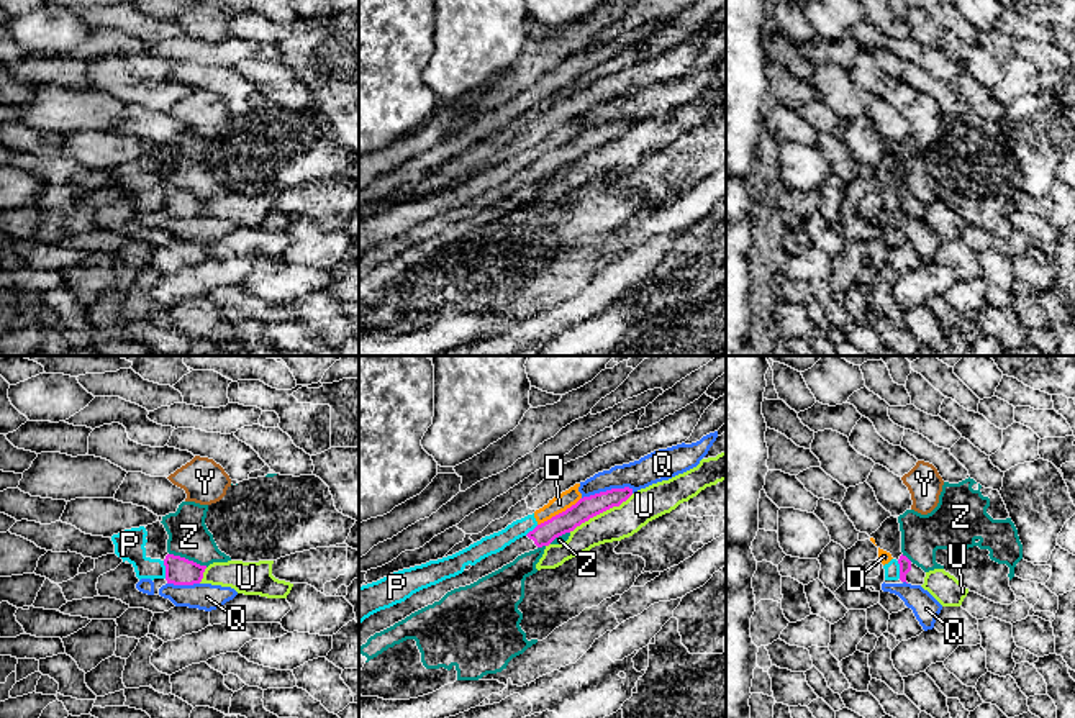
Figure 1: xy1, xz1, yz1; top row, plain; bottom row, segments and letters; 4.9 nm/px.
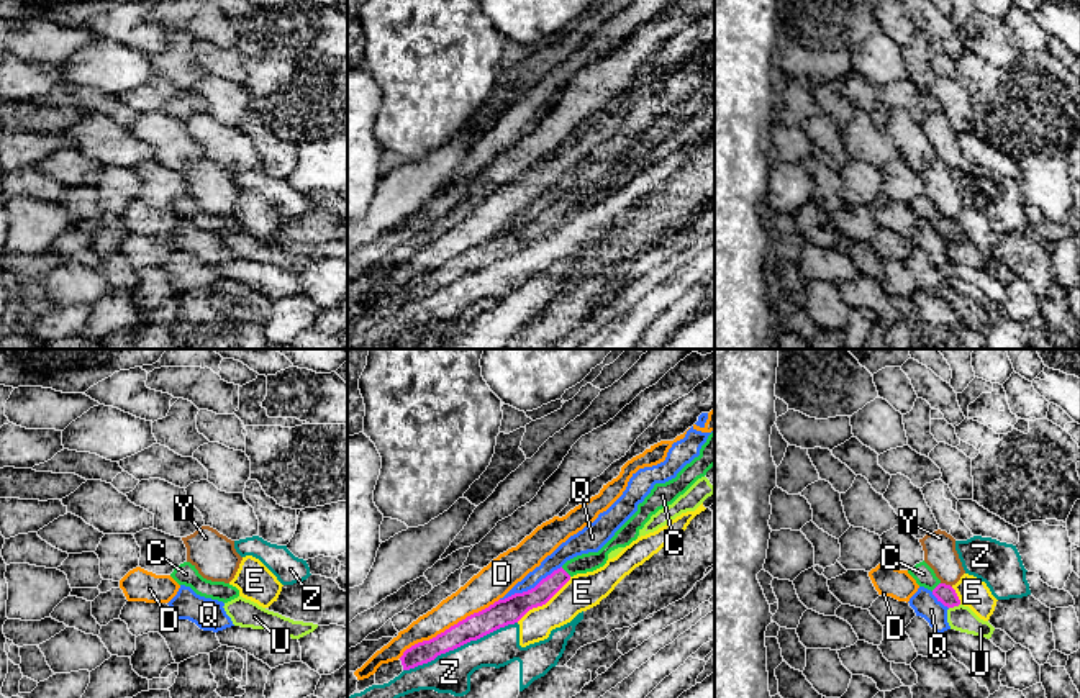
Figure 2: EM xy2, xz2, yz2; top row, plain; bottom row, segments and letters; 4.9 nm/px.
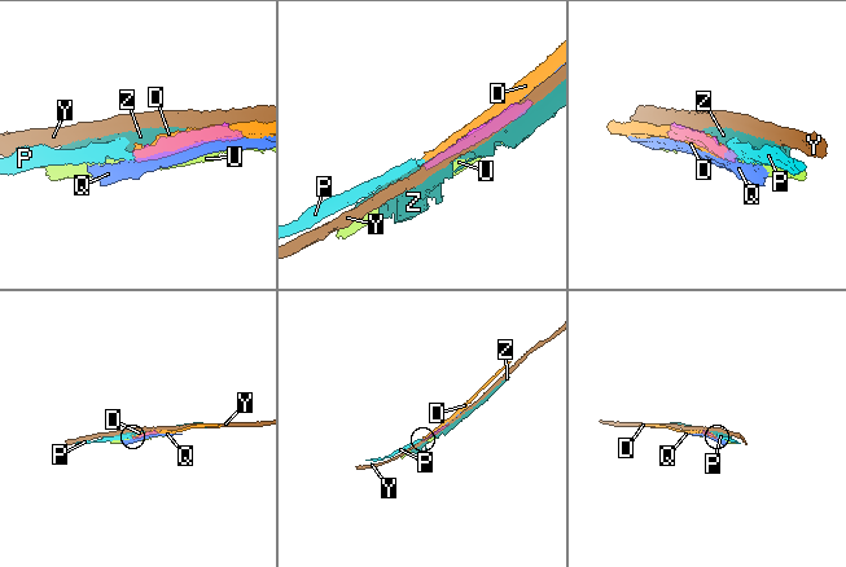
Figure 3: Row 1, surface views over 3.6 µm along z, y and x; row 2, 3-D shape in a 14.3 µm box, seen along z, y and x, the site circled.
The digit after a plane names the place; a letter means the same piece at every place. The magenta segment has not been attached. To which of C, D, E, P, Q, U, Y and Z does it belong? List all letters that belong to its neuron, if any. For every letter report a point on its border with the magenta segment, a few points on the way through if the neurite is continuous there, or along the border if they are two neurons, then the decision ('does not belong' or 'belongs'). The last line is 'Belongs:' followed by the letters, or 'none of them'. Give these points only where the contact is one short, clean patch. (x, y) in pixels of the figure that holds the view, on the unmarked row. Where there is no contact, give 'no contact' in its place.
C: meets magenta in xz2 at (564, 203); runs through xz2 (546, 222), (564, 203), (587, 195); belongs
D: meets magenta in xz2 at (449, 261); does not belong
E: meets magenta in xz2 at (543, 236); border along xz2 (571, 210), (544, 236), (530, 241), (517, 254); does not belong
P: meets magenta in xy1 at (166, 202); border along xy1 (163, 194), (166, 210); does not belong
Q: meets magenta in xz2 at (531, 222); does not belong
U: meets magenta in xz1 at (600, 145); does not belong
Y: meets magenta in yz2 at (944, 217); does not belong
Z: meets magenta in xz2 at (459, 279); does not belong
Belongs: C

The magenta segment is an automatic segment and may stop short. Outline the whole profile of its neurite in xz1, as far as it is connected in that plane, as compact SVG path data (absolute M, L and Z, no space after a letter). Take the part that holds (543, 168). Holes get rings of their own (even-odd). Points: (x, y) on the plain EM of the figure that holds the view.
M624 120L624 121L611 121L590 130L583 130L565 144L538 157L526 169L516 172L515 175L506 179L503 184L482 192L480 195L472 198L469 203L464 203L456 210L446 211L436 218L423 221L413 226L405 234L370 248L359 257L359 280L365 277L367 272L375 266L380 266L393 259L395 256L405 252L411 246L428 238L433 238L434 234L439 234L447 225L477 215L479 211L513 195L518 189L524 185L534 184L542 179L549 179L556 170L574 164L577 159L588 154L590 151L613 139L619 139L631 128L633 128L633 121Z

